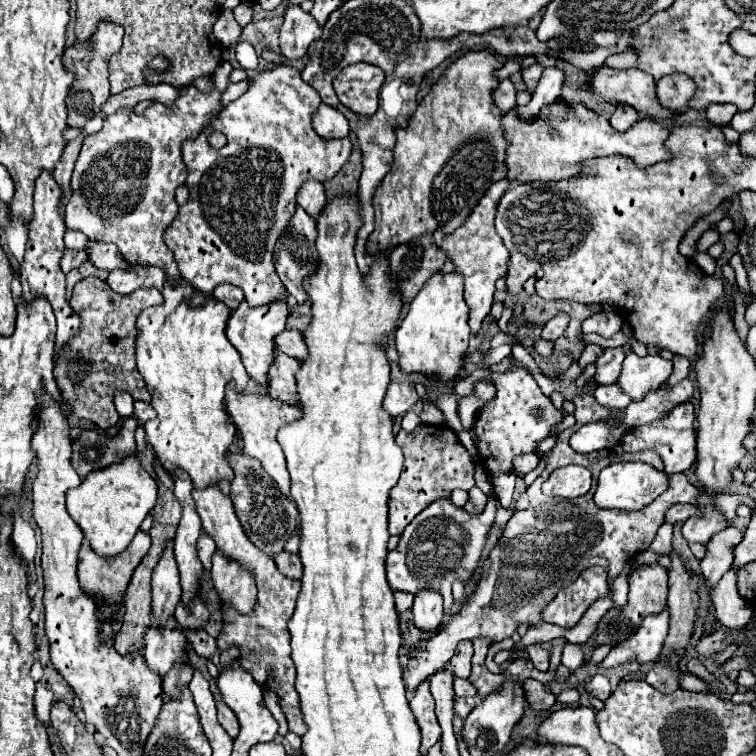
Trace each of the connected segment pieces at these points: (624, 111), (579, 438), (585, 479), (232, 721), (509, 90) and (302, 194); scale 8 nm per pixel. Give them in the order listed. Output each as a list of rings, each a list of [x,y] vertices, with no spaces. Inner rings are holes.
[[[618,104],[616,110],[614,110],[614,114],[612,114],[612,118],[610,118],[610,124],[612,124],[614,130],[624,132],[624,130],[628,130],[636,120],[638,120],[638,112],[636,112],[632,106],[628,106],[628,104]]]
[[[606,420],[588,422],[578,432],[574,432],[574,436],[570,438],[570,446],[580,454],[590,454],[606,448],[610,442],[618,444],[624,432],[628,432],[628,428],[622,426],[622,422],[616,424],[616,428],[614,424],[606,424]]]
[[[568,464],[556,468],[550,478],[542,484],[542,492],[546,496],[560,498],[578,498],[590,490],[590,472],[584,466]]]
[[[222,700],[216,702],[216,708],[218,708],[218,720],[220,720],[222,728],[230,734],[230,738],[236,738],[238,732],[240,732],[240,724],[238,724],[236,714]]]
[[[510,78],[502,80],[498,90],[494,92],[494,100],[496,100],[496,106],[502,110],[502,112],[508,112],[516,106],[516,88],[514,84],[510,82]]]
[[[308,180],[304,182],[304,186],[300,186],[298,190],[298,204],[312,216],[318,218],[318,214],[322,212],[322,208],[326,206],[326,194],[324,194],[324,186],[316,180]]]

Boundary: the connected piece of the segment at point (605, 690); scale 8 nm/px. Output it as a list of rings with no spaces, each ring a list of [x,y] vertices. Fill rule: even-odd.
[[[602,674],[592,676],[592,680],[590,680],[590,684],[586,686],[586,690],[588,690],[592,696],[600,698],[602,702],[604,702],[604,700],[610,696],[610,692],[612,692],[608,678],[606,678],[606,676],[602,676]]]

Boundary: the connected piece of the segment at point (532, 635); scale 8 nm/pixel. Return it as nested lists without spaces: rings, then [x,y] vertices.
[[[536,624],[536,626],[530,626],[528,632],[522,636],[522,640],[514,646],[516,650],[526,650],[528,646],[532,644],[542,644],[542,642],[550,642],[554,638],[560,638],[560,636],[568,636],[568,630],[560,628],[560,626],[554,626],[554,624]]]

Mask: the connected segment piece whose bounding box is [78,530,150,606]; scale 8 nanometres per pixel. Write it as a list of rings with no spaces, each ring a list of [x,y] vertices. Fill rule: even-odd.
[[[142,530],[136,532],[136,536],[132,538],[132,542],[128,544],[128,550],[124,550],[124,554],[118,554],[116,558],[100,558],[90,544],[84,540],[82,548],[80,548],[80,556],[78,556],[78,578],[80,578],[80,586],[90,592],[90,594],[102,594],[106,600],[106,606],[112,606],[112,602],[118,602],[124,598],[124,592],[128,588],[130,576],[134,572],[134,568],[140,564],[140,560],[146,556],[146,552],[150,550],[150,536]]]

